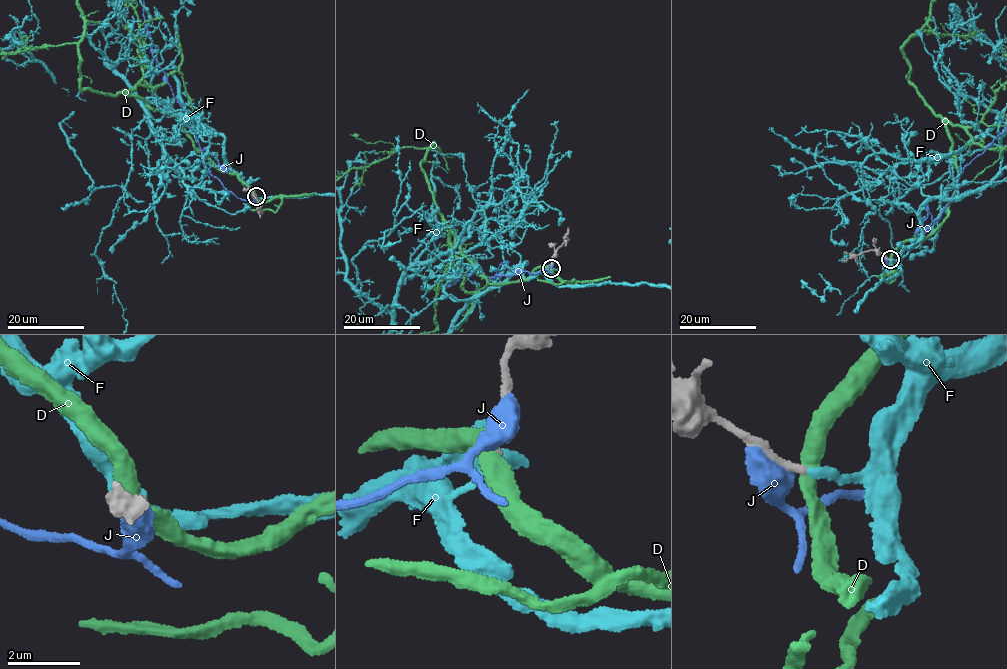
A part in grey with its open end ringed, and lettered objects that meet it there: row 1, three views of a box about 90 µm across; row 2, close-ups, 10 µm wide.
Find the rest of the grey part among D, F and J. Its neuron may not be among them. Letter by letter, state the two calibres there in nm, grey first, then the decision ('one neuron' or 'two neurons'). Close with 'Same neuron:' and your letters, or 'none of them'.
D: 200/440 nm | two neurons
F: 190/220 nm | one neuron
J: 300/700 nm | two neurons
Same neuron: F

